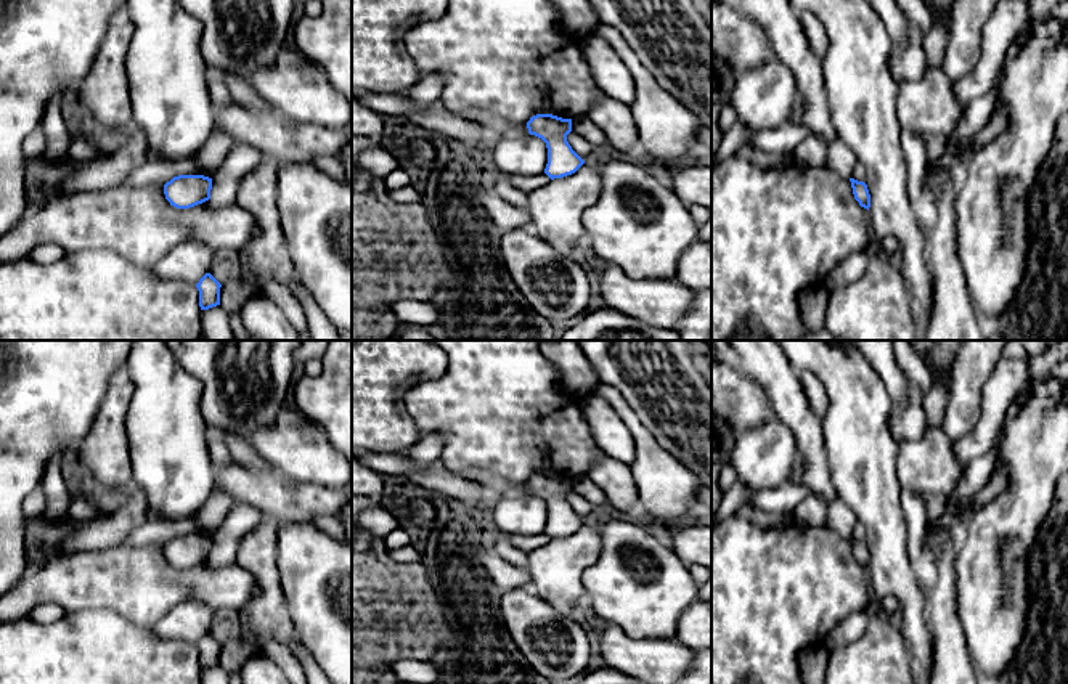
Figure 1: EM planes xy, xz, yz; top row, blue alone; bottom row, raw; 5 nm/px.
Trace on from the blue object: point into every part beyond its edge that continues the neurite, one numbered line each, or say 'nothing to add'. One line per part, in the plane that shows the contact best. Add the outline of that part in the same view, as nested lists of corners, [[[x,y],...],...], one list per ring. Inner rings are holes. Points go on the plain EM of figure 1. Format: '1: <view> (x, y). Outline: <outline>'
nothing to add

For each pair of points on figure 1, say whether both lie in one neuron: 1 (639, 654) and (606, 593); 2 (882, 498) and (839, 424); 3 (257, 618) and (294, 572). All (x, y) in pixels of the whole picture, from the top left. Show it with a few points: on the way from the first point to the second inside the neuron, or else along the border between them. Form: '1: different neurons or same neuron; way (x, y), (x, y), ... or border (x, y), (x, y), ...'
1: different neurons; border (599, 625), (615, 625), (636, 638), (668, 641)
2: same neuron; way (868, 480), (861, 468), (861, 450), (856, 442)
3: different neurons; border (275, 551), (280, 588), (289, 618), (294, 623)

